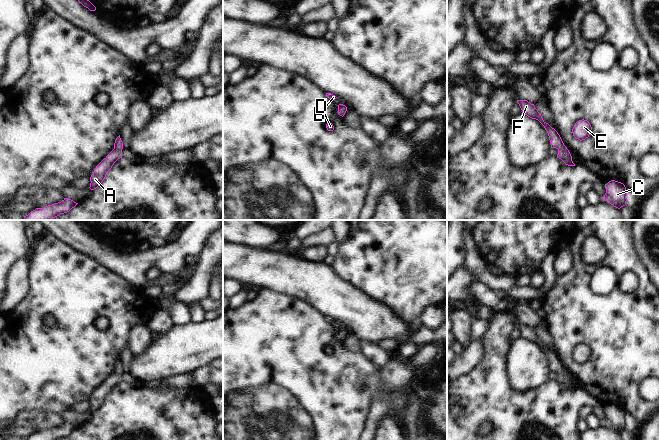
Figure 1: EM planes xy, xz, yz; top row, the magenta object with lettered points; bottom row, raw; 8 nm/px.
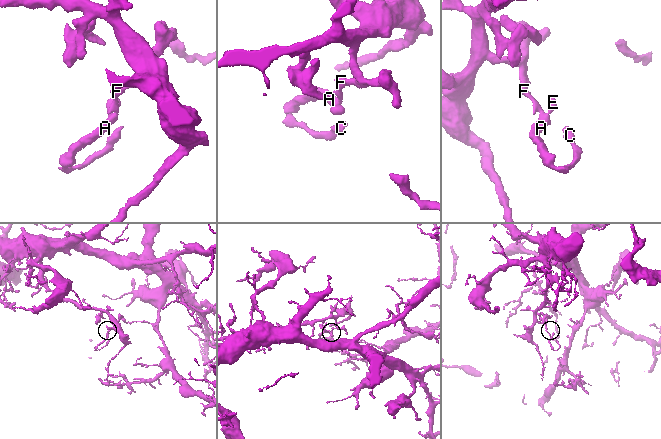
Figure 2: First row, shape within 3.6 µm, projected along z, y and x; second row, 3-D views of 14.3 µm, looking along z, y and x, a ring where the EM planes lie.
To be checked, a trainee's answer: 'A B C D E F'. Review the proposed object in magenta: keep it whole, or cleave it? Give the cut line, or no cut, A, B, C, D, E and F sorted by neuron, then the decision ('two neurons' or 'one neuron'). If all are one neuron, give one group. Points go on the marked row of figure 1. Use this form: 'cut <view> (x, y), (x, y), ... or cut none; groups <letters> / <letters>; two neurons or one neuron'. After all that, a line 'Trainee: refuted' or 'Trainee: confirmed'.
cut none; groups A B C D E F; one neuron
Trainee: confirmed

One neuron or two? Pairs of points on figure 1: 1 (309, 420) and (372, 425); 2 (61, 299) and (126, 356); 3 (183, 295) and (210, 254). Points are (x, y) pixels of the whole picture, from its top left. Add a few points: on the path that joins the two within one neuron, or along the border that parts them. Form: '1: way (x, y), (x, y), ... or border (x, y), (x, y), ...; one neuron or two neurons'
1: border (368, 418), (363, 429); two neurons
2: border (128, 344), (119, 358); two neurons
3: way (193, 286), (203, 276), (208, 264); one neuron

